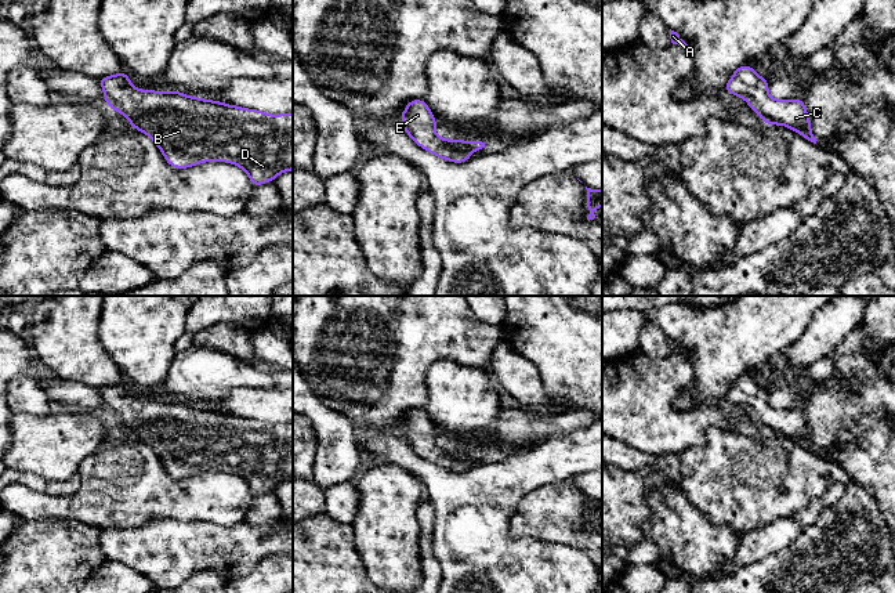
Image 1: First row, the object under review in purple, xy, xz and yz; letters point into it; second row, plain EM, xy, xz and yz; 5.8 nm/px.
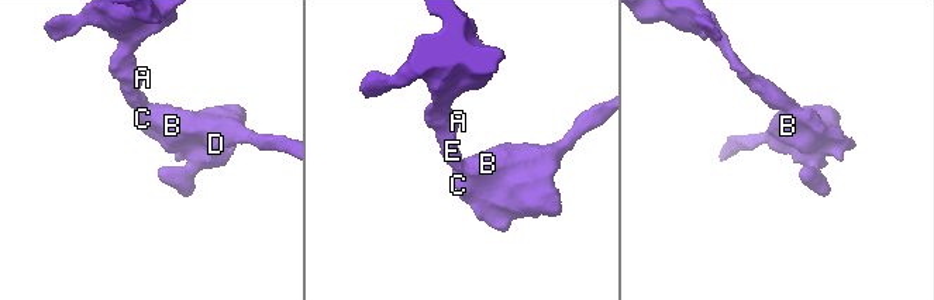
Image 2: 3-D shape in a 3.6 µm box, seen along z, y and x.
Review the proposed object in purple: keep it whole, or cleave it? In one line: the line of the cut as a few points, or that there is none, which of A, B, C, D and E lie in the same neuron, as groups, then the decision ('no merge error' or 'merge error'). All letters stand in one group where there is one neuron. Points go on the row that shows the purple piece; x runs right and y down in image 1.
no cut | A B C D E | no merge error

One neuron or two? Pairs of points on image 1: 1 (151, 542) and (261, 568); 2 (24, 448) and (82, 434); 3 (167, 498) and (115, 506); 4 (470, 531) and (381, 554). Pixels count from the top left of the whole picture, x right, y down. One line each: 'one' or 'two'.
1: two
2: one
3: one
4: two

